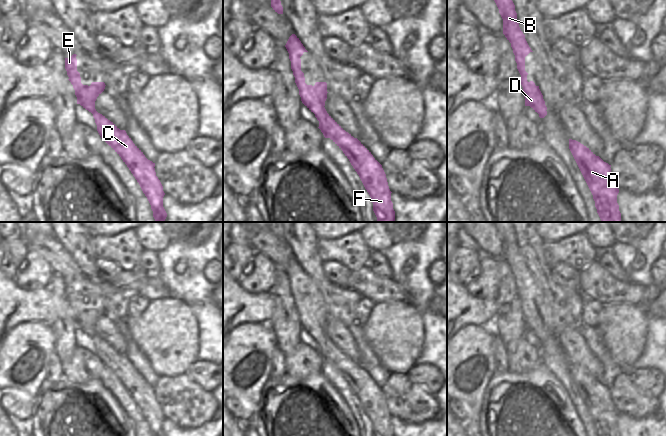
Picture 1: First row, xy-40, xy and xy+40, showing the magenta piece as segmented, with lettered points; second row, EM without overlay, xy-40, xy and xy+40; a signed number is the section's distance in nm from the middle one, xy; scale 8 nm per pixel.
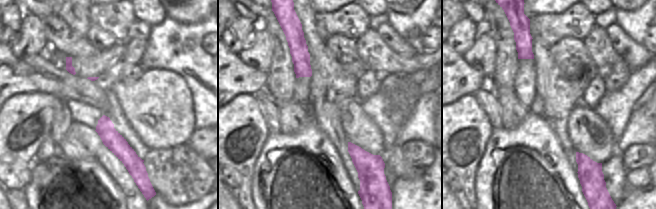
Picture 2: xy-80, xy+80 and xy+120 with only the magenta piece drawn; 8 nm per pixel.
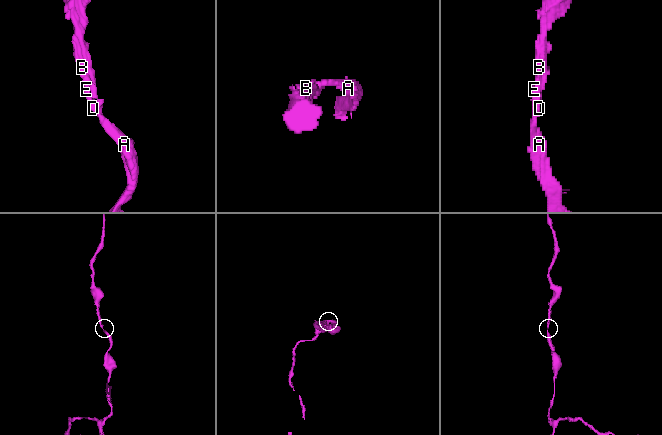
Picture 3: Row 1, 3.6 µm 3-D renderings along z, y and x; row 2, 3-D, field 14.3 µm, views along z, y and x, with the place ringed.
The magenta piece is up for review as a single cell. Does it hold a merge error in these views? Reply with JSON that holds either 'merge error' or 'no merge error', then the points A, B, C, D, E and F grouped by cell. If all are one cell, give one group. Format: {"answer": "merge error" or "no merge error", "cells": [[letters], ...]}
{"answer": "no merge error", "cells": [["A", "B", "C", "D", "E", "F"]]}

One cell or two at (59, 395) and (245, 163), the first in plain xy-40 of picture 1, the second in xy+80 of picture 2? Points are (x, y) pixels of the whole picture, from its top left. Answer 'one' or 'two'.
two

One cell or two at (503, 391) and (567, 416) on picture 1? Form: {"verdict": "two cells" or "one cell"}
{"verdict": "one cell"}

